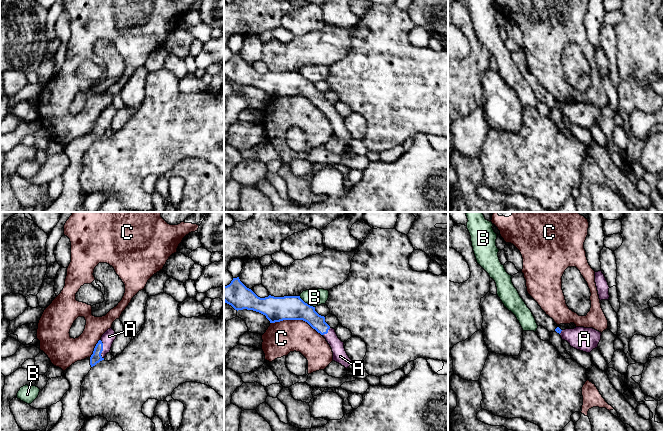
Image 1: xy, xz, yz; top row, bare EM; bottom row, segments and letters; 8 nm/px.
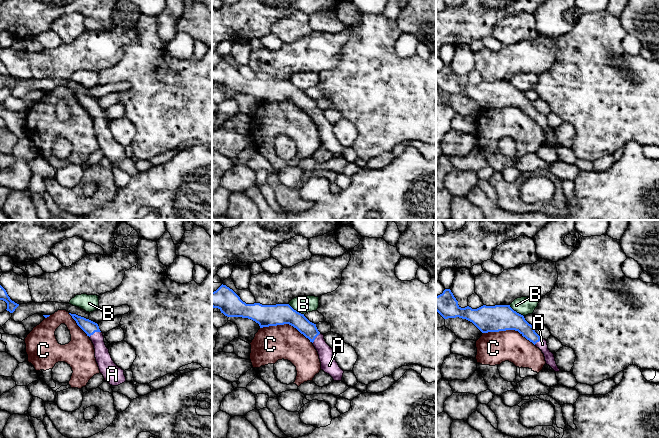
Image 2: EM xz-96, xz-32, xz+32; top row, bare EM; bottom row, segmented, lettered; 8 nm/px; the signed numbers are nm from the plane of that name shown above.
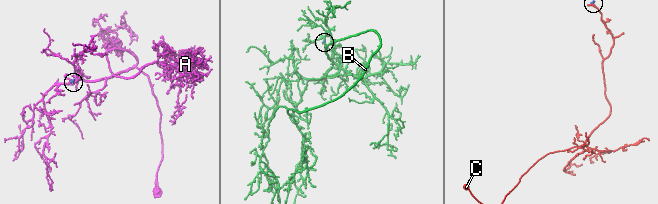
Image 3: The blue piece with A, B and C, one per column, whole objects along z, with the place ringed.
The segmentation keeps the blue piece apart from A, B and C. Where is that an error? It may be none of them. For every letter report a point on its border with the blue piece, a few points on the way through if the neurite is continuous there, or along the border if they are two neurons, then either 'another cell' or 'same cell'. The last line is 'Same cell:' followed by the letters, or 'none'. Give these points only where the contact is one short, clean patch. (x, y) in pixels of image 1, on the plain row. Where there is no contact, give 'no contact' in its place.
A: meets blue in xy at (102, 125); runs through xy (96, 133), (102, 125), (109, 112); same cell
B: meets blue in xz at (306, 79); border along xz (299, 71), (305, 78), (314, 83); another cell
C: meets blue in xz at (296, 95); another cell
Same cell: A

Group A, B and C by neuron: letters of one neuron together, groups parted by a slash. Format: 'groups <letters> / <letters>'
groups A / B / C

